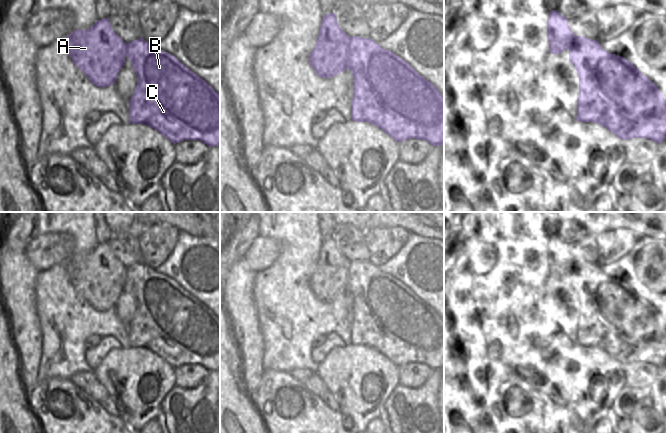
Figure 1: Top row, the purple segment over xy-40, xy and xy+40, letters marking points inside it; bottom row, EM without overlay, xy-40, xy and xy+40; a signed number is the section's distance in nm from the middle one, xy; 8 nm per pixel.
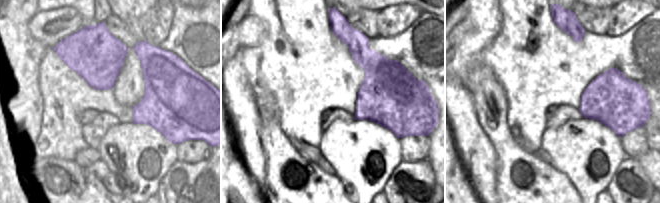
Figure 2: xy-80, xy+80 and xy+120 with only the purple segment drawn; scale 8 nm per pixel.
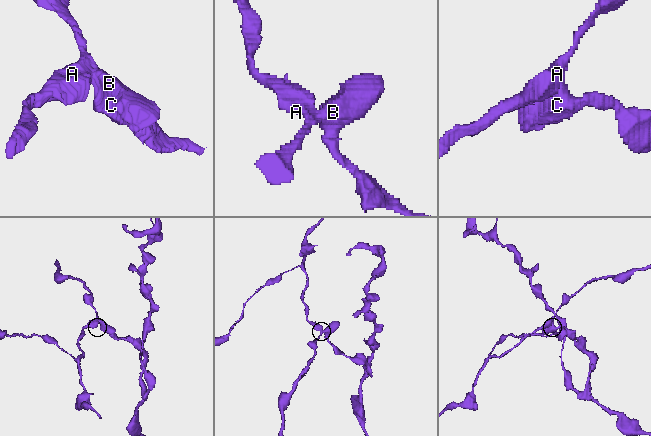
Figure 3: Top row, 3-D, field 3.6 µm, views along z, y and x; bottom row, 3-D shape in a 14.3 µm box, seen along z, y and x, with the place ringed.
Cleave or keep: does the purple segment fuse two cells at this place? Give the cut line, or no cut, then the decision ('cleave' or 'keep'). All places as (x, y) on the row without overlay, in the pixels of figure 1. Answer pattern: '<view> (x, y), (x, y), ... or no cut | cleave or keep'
xy (351, 262), (346, 291) | cleave

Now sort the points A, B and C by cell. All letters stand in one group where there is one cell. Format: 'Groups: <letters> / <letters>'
Groups: A / B C

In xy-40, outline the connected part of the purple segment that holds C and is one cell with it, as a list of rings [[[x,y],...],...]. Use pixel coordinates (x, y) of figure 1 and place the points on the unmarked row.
[[[143,262],[127,268],[127,281],[137,299],[137,309],[129,323],[129,346],[146,348],[176,368],[184,364],[200,364],[209,372],[220,370],[220,319],[202,302],[172,278],[160,274]]]

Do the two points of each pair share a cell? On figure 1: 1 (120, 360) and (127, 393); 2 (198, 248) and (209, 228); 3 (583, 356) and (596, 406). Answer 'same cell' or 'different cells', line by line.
1: same cell
2: different cells
3: same cell

